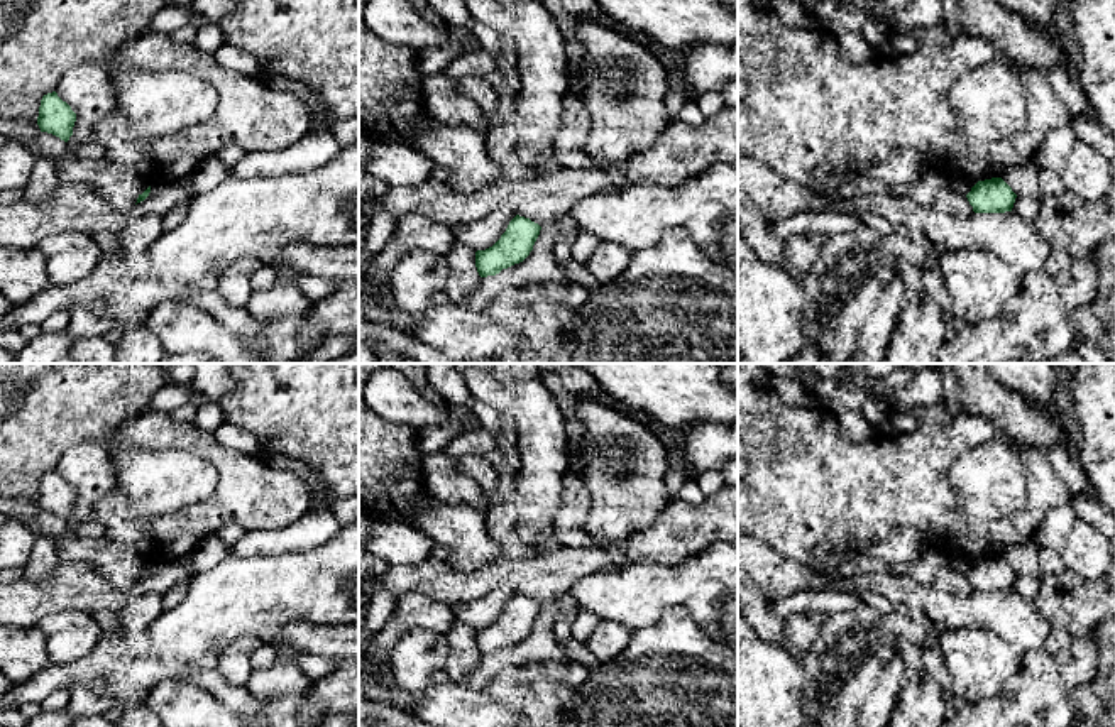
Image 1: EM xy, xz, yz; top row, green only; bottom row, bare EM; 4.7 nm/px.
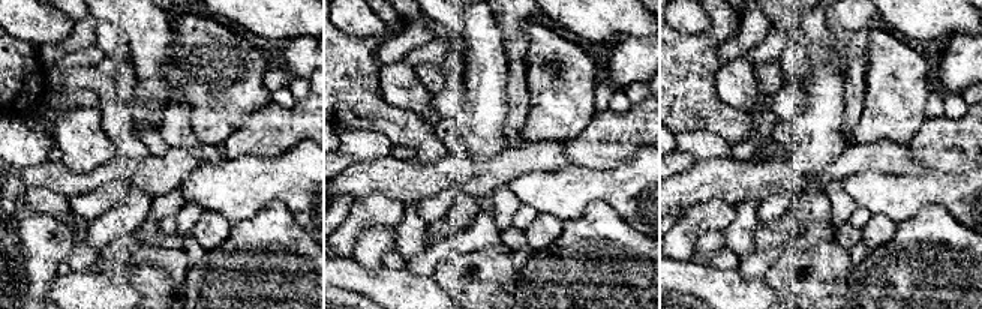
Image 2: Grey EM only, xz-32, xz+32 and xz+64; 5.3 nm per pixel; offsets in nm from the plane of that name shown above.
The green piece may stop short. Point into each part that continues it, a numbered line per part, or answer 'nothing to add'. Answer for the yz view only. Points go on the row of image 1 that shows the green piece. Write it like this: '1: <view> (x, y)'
nothing to add

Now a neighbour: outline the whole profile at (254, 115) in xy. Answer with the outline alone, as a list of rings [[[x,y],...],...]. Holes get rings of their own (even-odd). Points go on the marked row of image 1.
[[[152,29],[127,42],[107,74],[112,79],[118,71],[188,73],[208,81],[218,93],[218,108],[210,118],[176,134],[142,137],[118,107],[95,123],[91,140],[105,149],[105,157],[130,167],[147,186],[186,181],[205,159],[213,157],[228,144],[235,144],[245,152],[281,150],[311,130],[310,110],[299,96],[276,90],[266,78],[225,69],[215,56],[200,51],[193,42],[181,44]]]

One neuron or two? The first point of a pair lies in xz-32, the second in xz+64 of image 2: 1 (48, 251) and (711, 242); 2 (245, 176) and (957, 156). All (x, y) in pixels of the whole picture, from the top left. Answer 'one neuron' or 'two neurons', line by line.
1: one neuron
2: two neurons

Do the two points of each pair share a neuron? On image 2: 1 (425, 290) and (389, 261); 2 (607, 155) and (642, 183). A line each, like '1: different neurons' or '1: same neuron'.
1: different neurons
2: different neurons

